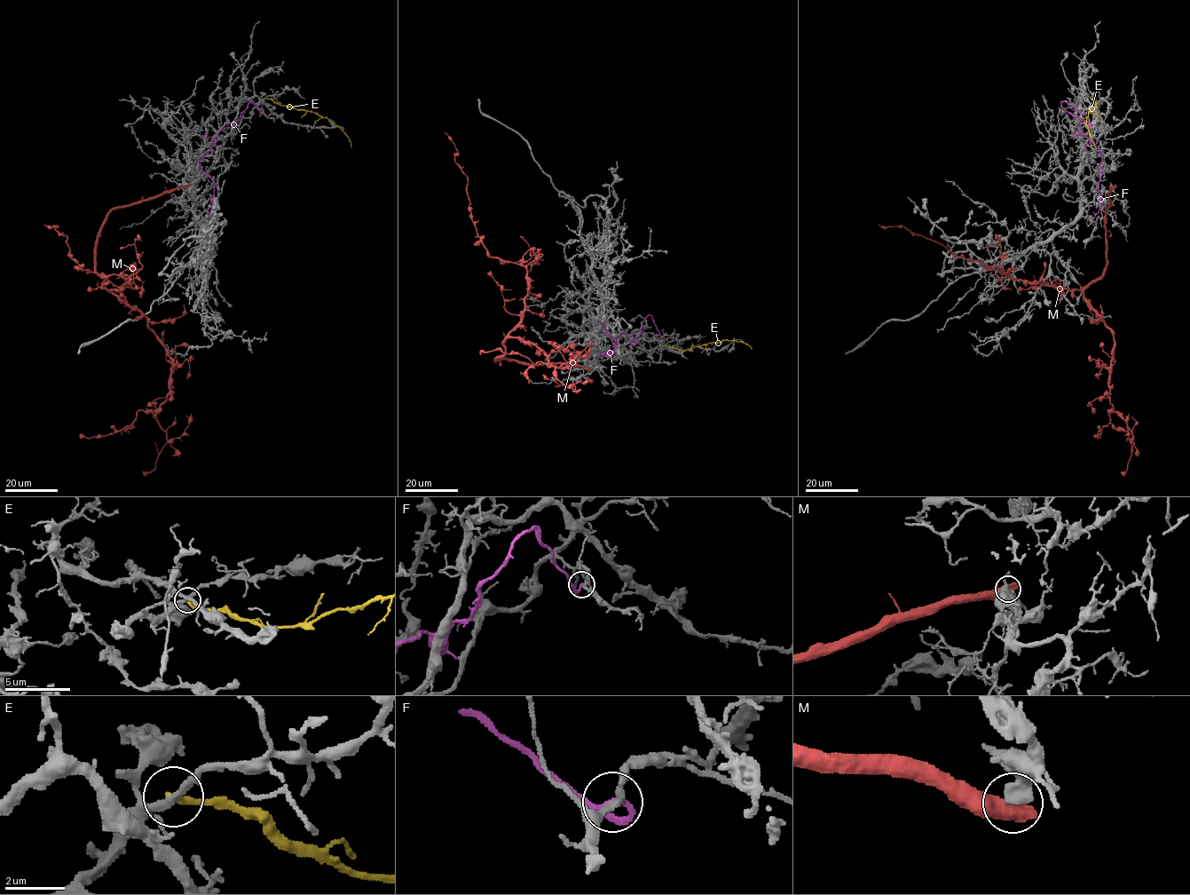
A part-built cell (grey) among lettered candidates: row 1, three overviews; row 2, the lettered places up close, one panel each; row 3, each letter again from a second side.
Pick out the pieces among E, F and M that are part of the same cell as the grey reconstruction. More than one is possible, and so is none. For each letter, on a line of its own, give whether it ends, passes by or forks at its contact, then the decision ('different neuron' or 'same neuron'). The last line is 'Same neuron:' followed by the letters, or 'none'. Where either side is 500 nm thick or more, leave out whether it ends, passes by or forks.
E: it ends | different neuron
F: it ends | different neuron
M: different neuron
Same neuron: none

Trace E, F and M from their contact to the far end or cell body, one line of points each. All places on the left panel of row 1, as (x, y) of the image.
E: (265, 99), (328, 118), (349, 138), (351, 147)
F: (262, 112), (251, 101), (239, 120), (224, 126), (216, 143), (200, 162), (200, 169), (214, 186), (208, 219)
M: (189, 186), (108, 215), (95, 271), (107, 289), (118, 290), (127, 280), (82, 269), (67, 238), (44, 225)

